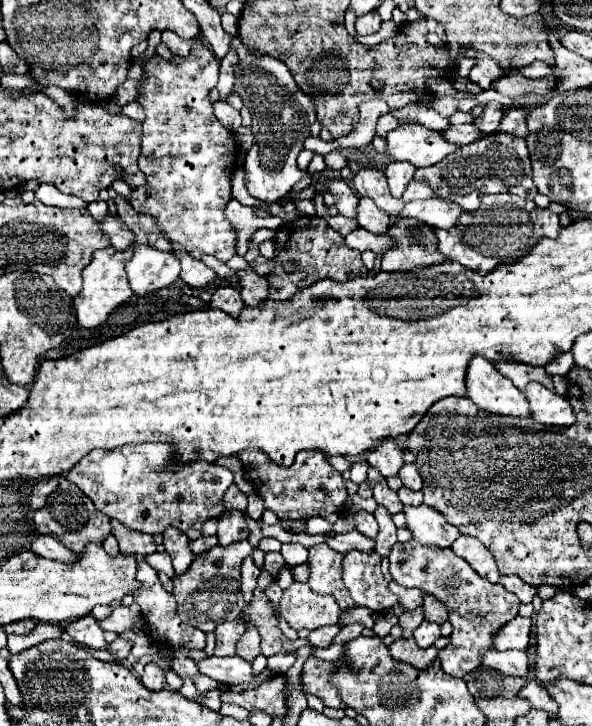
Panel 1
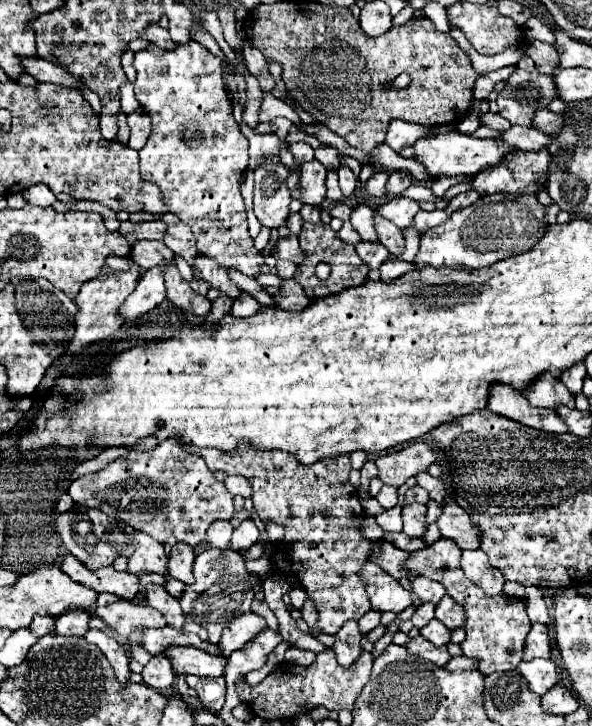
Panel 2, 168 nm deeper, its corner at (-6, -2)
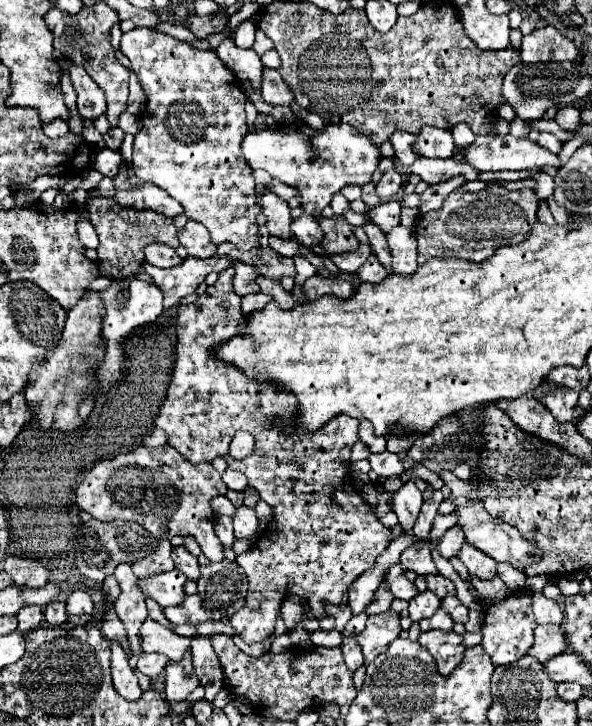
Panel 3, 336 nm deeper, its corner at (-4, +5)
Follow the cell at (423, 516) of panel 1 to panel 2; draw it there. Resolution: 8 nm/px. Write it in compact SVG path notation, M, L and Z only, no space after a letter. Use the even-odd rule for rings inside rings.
M451 502L445 506L439 516L439 530L445 538L451 538L461 550L477 550L481 542L481 528L471 522L471 516L457 504Z

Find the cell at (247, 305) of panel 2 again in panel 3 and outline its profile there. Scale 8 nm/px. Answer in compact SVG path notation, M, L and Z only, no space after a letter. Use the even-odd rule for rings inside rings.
M251 293L251 295L241 297L241 309L245 315L249 315L249 311L257 311L257 309L265 307L265 303L269 303L269 301L271 301L271 297L265 293Z

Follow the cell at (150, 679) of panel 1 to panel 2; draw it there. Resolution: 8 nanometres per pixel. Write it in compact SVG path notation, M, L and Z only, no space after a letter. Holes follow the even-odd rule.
M163 654L153 656L153 658L147 662L147 666L143 668L141 676L143 676L143 682L145 682L149 688L155 688L155 690L167 690L167 688L171 688L173 680L175 680L171 662L169 662Z

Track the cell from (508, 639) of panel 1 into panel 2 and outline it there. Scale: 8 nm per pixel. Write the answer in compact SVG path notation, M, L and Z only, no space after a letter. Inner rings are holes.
M533 624L525 642L525 660L531 658L551 658L549 630L545 624Z

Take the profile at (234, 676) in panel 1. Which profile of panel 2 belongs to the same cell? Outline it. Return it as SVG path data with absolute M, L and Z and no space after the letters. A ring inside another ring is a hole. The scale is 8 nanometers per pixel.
M167 646L163 654L171 660L175 674L195 674L203 678L221 676L227 660L223 656L211 656L205 650L193 646Z

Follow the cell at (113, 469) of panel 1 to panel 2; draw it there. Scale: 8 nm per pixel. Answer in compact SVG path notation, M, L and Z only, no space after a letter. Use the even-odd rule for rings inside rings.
M163 440L155 450L149 452L129 452L127 458L119 458L105 466L103 470L87 476L79 476L71 488L69 496L83 508L97 508L105 512L107 516L113 516L117 520L127 522L133 530L141 530L149 536L153 536L157 542L165 544L169 536L175 536L179 542L187 542L191 546L197 546L203 542L203 536L207 528L215 520L229 520L233 516L233 496L227 492L225 484L217 482L213 472L207 468L201 456L191 456L185 450L181 450L177 440Z

